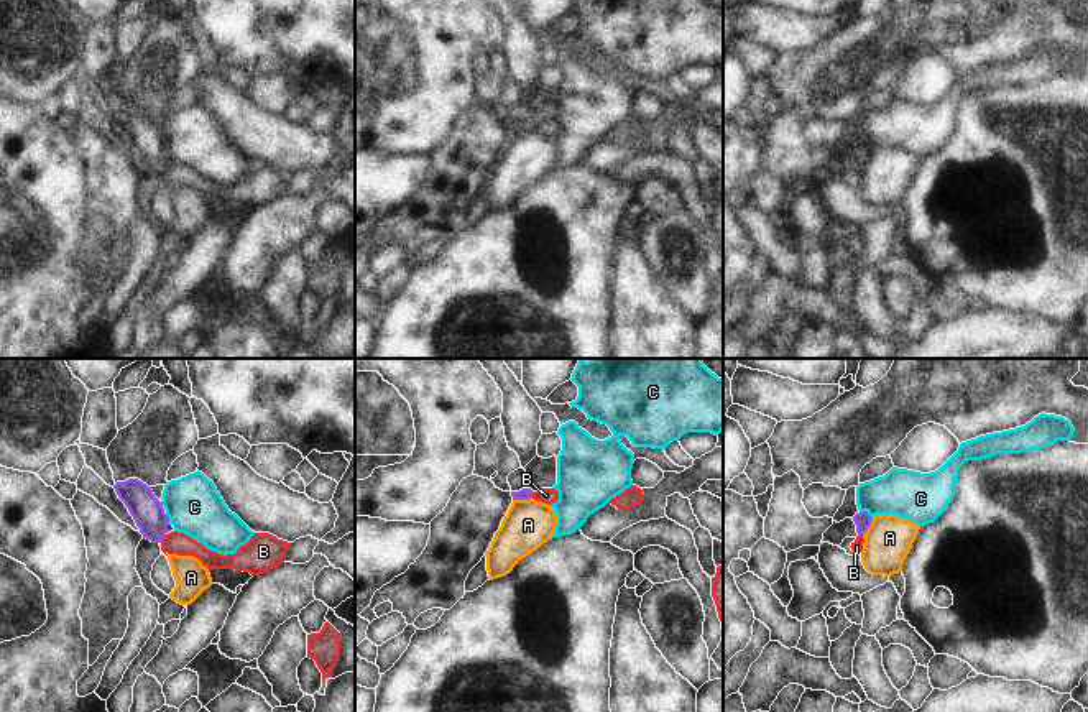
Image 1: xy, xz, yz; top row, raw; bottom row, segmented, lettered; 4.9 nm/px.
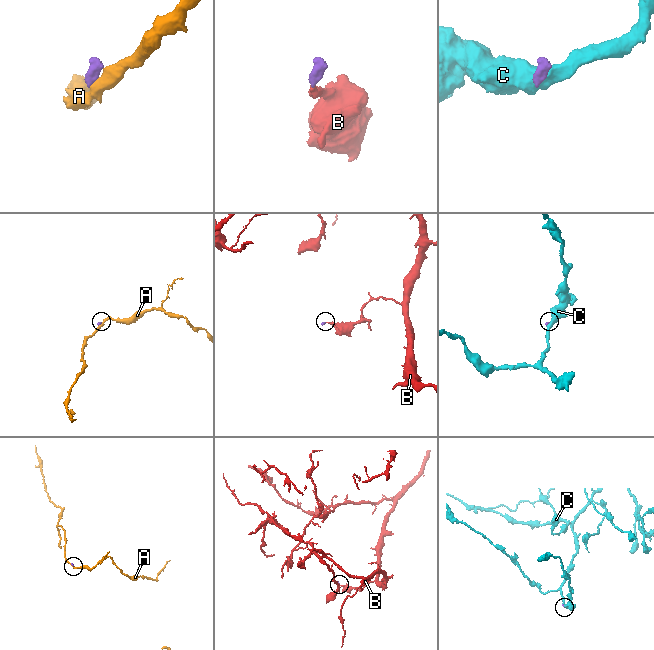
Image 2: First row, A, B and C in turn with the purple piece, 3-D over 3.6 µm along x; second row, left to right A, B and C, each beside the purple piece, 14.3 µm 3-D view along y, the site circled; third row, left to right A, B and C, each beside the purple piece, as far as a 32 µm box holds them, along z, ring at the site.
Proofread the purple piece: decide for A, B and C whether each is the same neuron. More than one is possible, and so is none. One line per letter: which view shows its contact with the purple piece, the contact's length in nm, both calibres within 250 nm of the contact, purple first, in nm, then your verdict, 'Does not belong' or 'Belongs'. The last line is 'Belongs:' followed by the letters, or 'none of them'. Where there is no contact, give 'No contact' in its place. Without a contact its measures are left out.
A: Touches purple in xz. Shared border 100 nm. Thickness 60 nm (purple) against 240 nm. Does not belong
B: Touches purple in xy. Shared border 50 nm. Thickness 160 nm (purple) against 110 nm. Does not belong
C: Touches purple in yz. Shared border 70 nm. Thickness 80 nm (purple) against 240 nm. Does not belong
Belongs: none of them.

